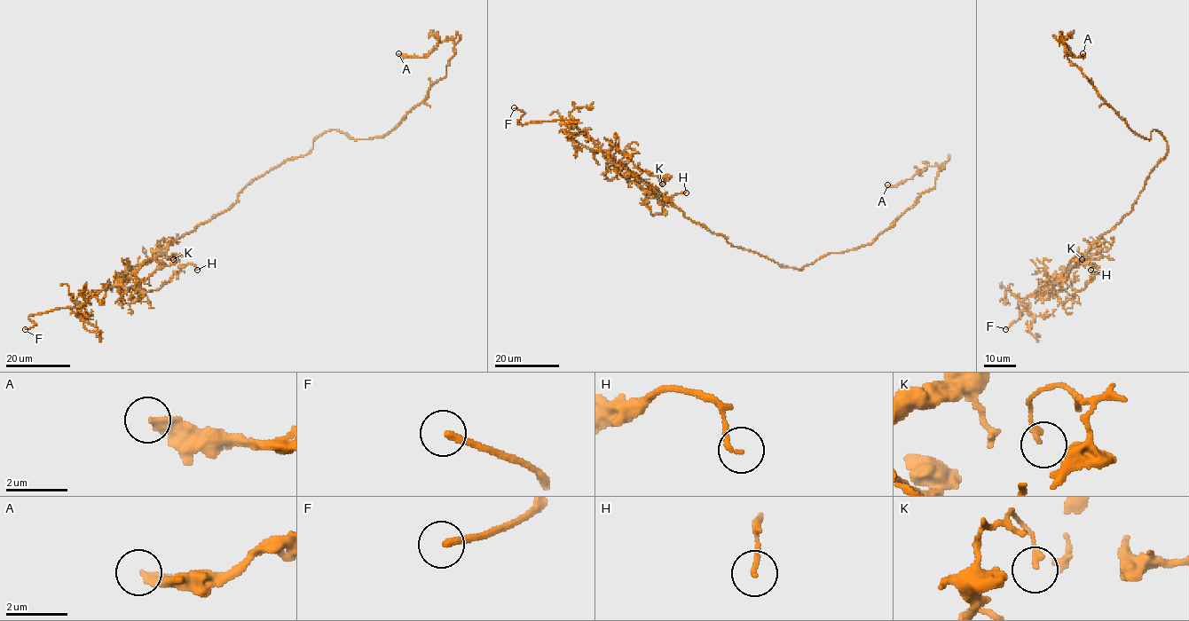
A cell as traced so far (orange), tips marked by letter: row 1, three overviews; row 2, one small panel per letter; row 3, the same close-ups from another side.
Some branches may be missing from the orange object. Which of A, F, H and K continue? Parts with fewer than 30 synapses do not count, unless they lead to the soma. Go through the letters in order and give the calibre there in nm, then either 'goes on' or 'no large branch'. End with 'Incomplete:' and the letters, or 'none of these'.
A: calibre 200 nm; no large branch
F: calibre 220 nm; goes on
H: calibre 150 nm; no large branch
K: calibre 170 nm; no large branch
Incomplete: F

